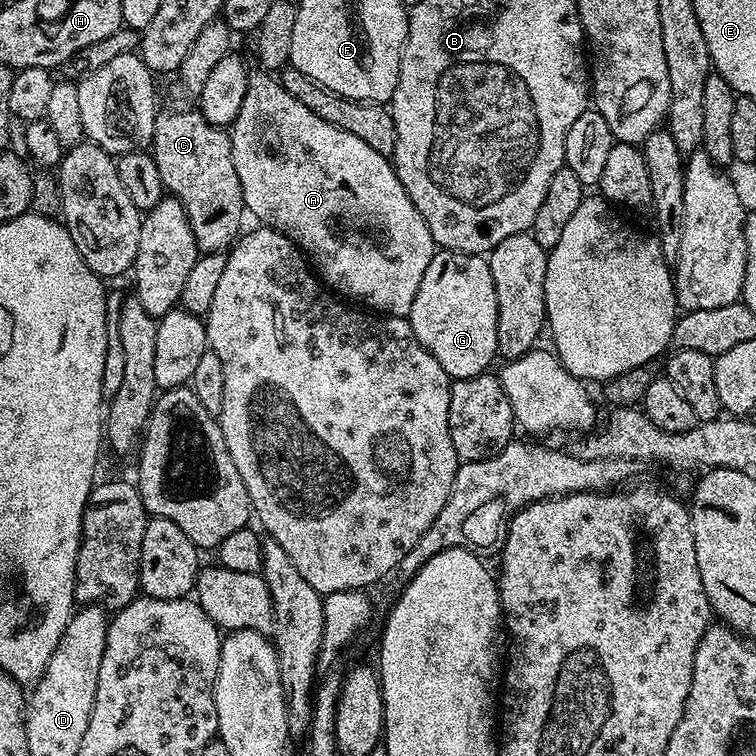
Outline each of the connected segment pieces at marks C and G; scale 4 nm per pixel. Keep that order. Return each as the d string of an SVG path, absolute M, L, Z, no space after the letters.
M198 110L192 112L164 112L156 118L150 151L162 174L165 193L173 196L188 215L190 230L194 234L197 253L224 252L231 249L245 227L246 209L242 198L242 182L238 182L238 170L234 170L231 135L223 127L211 125Z
M438 250L434 254L430 266L426 266L426 274L422 274L422 283L418 286L418 294L414 294L412 309L406 319L412 323L412 329L421 346L430 354L434 354L434 358L438 358L438 366L442 366L442 370L446 370L446 374L452 380L485 375L491 369L488 367L491 366L492 359L497 359L498 356L496 351L496 347L498 346L498 298L494 294L494 274L490 274L490 266L488 265L487 259L483 255L475 252Z

